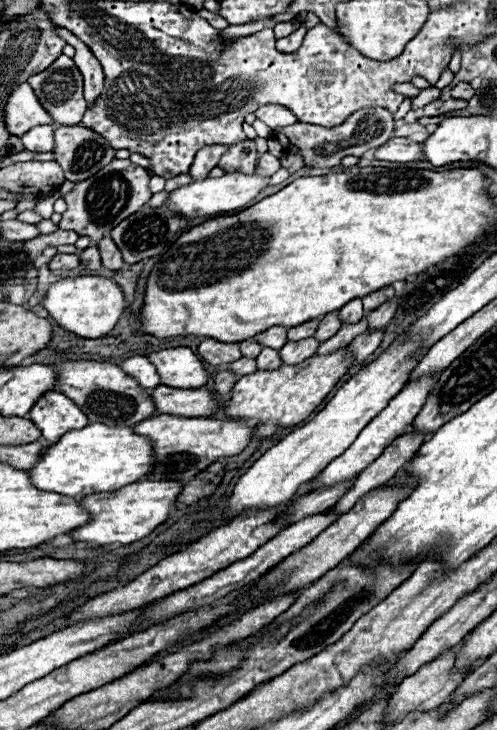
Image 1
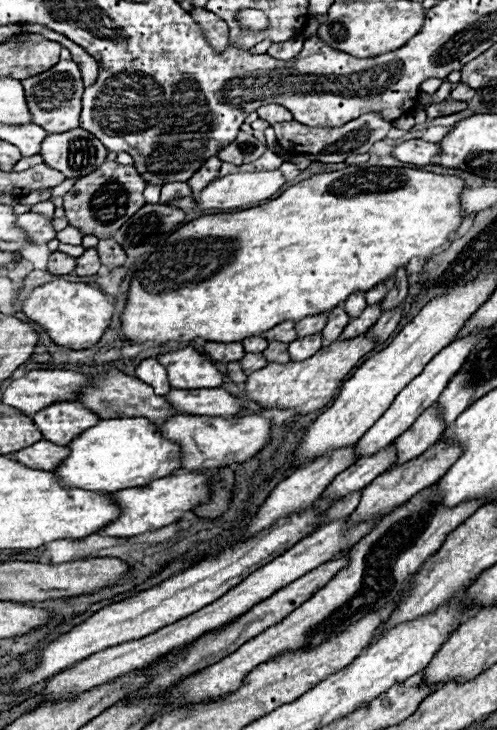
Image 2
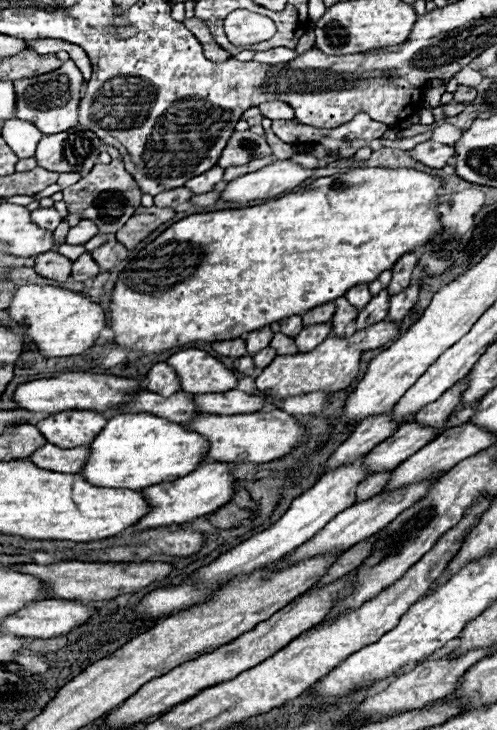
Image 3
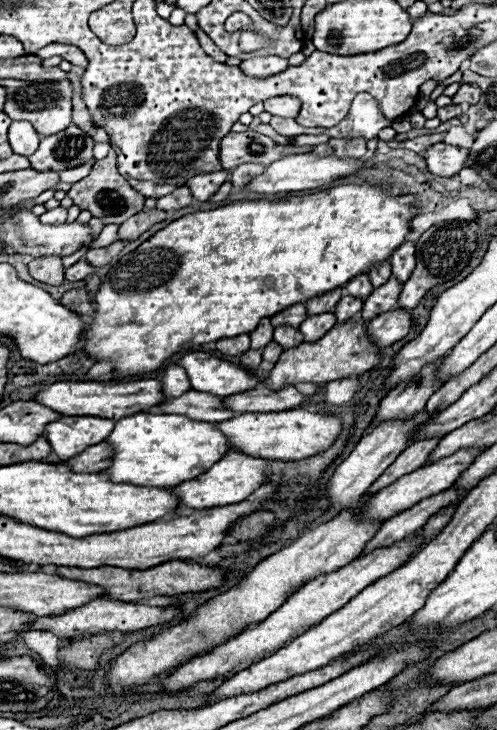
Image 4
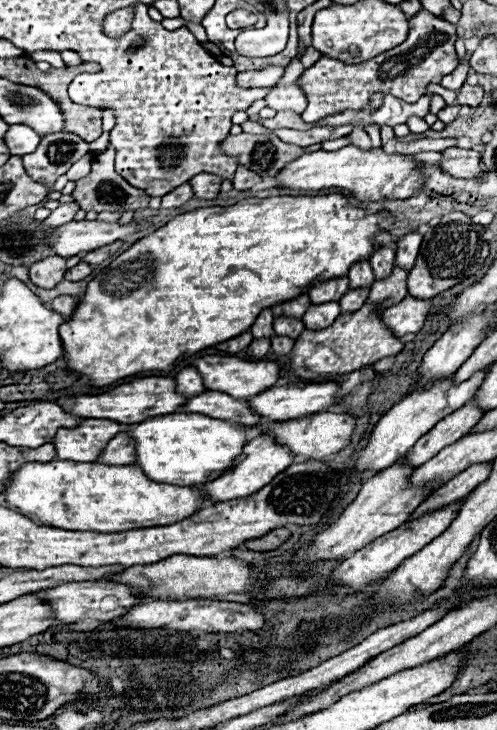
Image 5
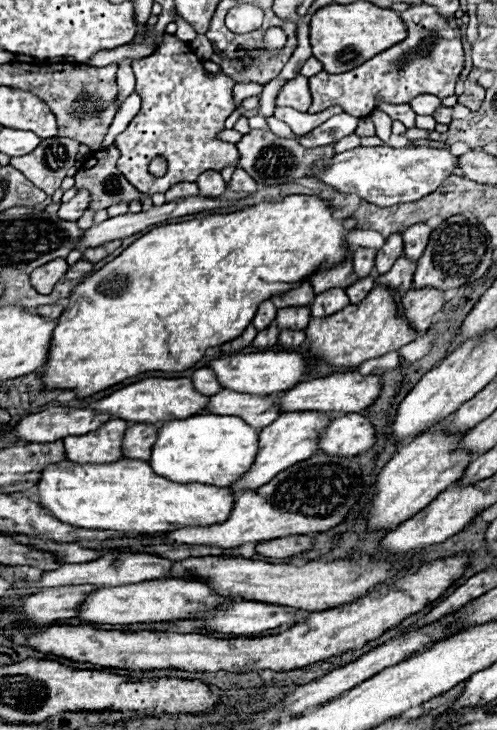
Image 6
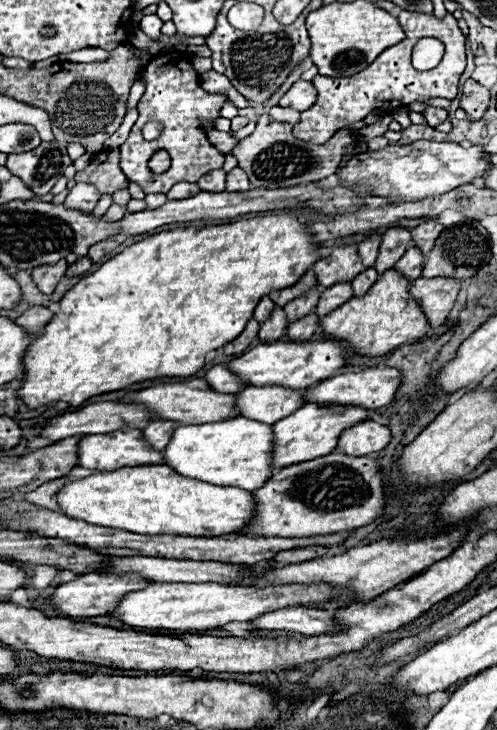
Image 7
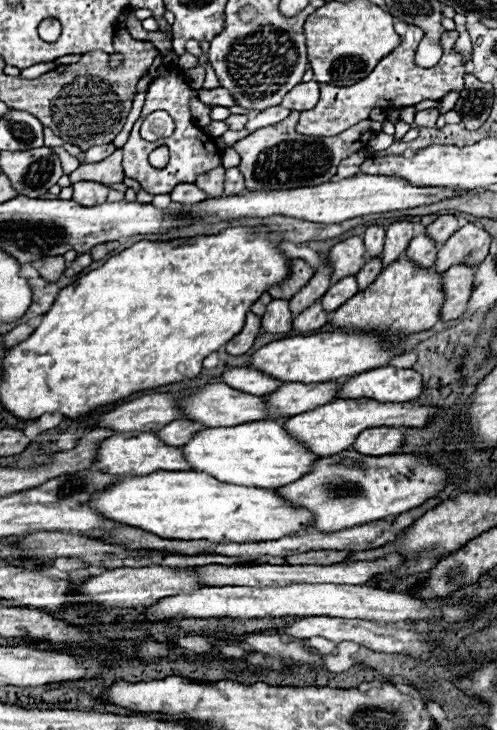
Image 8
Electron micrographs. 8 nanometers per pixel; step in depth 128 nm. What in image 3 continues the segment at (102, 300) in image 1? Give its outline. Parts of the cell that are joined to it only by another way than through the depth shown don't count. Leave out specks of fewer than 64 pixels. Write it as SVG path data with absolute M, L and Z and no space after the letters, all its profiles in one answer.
M14 286L14 296L6 312L16 324L28 326L30 342L34 342L38 352L46 358L82 354L96 342L100 330L106 326L104 310L100 308L100 304L92 302L88 296L80 292L70 292L56 286Z

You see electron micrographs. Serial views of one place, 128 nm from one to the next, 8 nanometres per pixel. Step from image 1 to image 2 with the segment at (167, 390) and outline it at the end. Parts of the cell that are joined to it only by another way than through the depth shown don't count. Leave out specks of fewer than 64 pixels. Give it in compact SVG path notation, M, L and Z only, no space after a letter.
M200 388L200 390L170 390L168 402L174 404L178 412L202 414L202 416L234 416L244 410L240 398L232 396L222 388Z

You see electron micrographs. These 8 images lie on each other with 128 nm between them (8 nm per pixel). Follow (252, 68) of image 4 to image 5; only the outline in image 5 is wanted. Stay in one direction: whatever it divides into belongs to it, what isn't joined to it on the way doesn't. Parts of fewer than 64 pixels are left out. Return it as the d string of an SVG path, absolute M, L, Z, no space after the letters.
M268 68L260 72L240 72L238 86L240 88L272 88L276 80L284 74L284 68Z

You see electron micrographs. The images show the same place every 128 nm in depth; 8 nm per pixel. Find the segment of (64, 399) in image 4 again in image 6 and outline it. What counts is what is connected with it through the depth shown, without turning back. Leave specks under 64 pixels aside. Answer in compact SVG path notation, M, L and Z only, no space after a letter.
M146 378L142 382L136 382L102 398L100 402L92 404L92 408L100 412L112 412L116 418L122 418L126 422L140 422L140 420L164 422L164 420L184 420L188 416L202 414L208 402L210 398L200 394L190 378Z

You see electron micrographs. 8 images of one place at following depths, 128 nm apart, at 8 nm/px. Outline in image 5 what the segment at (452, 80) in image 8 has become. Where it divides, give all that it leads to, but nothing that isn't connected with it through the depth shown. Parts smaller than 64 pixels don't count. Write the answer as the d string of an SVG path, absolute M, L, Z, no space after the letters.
M420 10L410 18L410 34L406 42L398 44L396 48L384 54L374 56L368 62L346 66L338 60L322 56L298 80L300 88L308 98L308 108L302 112L302 118L306 122L316 122L344 108L360 110L362 106L368 104L368 98L374 92L392 94L408 104L416 102L420 96L424 96L428 84L440 84L442 78L458 66L454 40L456 40L456 28L450 26L450 22L430 14L428 10Z

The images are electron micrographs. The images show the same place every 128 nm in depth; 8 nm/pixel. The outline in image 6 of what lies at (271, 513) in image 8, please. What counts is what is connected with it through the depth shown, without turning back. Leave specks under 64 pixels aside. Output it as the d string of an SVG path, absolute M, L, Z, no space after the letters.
M118 460L114 464L60 464L42 472L38 502L58 520L92 530L118 530L128 534L160 534L188 526L212 526L230 518L234 492L208 484L180 484L158 476L144 460Z

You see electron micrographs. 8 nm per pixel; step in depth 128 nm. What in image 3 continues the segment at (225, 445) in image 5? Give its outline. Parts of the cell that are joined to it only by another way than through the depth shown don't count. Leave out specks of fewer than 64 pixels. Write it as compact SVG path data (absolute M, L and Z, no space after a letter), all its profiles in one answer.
M148 412L116 414L90 444L90 458L80 472L86 480L106 488L142 490L154 484L172 482L194 472L208 454L208 440L184 424L158 418Z

